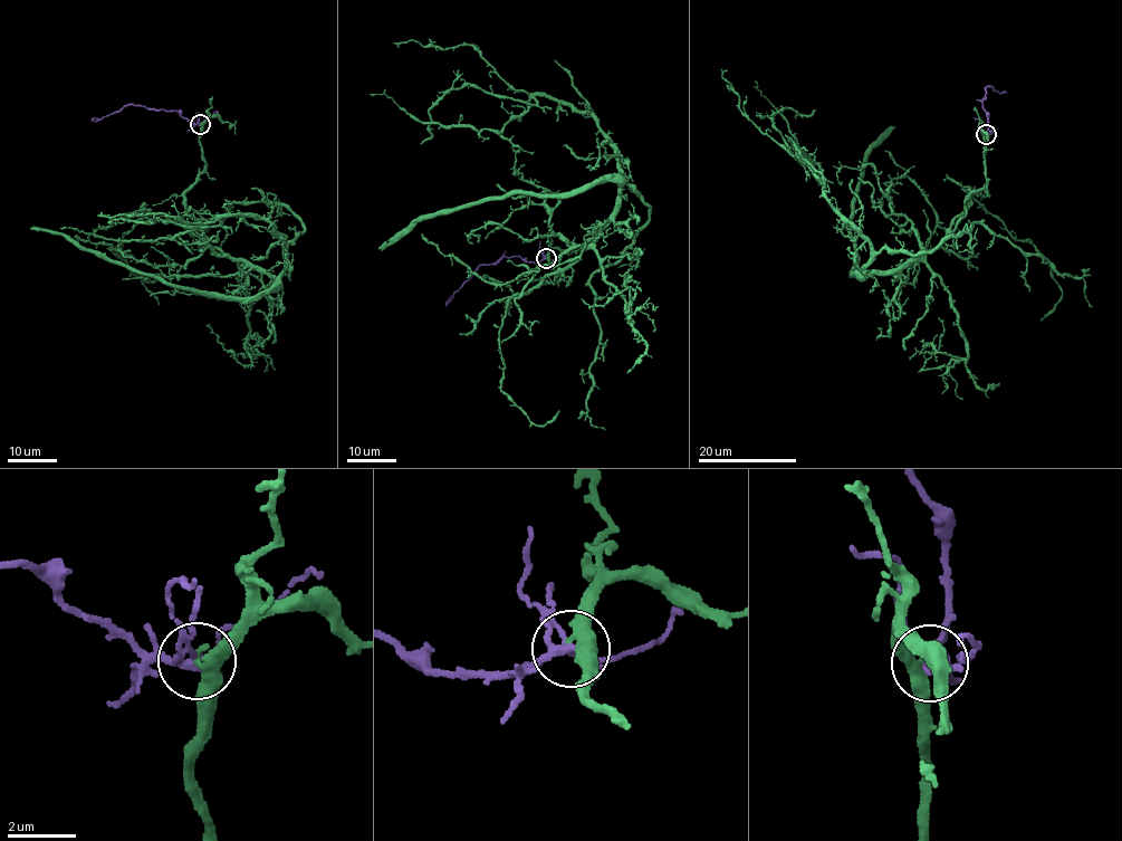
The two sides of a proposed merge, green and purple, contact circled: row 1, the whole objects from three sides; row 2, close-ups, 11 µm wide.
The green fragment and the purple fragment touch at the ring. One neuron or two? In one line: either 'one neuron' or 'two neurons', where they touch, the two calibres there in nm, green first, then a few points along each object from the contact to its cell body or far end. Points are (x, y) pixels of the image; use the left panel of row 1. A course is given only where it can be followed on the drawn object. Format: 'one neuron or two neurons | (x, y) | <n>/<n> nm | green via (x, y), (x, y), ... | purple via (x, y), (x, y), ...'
two neurons | (200, 124) | 340/200 nm | green via (200, 123), (204, 170), (185, 211), (223, 252), (279, 278), (286, 236), (262, 219), (147, 240), (60, 229) | purple via (200, 124), (193, 124), (175, 111), (131, 104), (90, 121)

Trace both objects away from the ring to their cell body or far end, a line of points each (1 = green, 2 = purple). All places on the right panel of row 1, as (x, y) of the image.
1: (986, 133), (985, 187), (952, 231), (868, 271), (871, 242), (823, 194), (754, 80)
2: (986, 134), (988, 124), (981, 99), (985, 88), (988, 86), (1006, 93)

